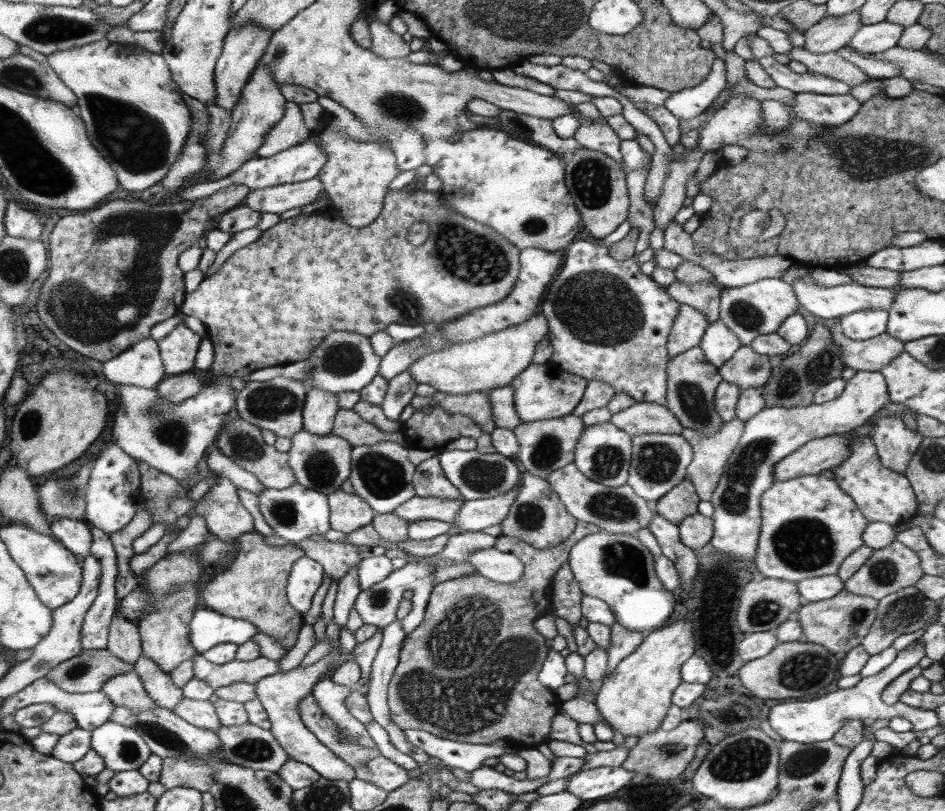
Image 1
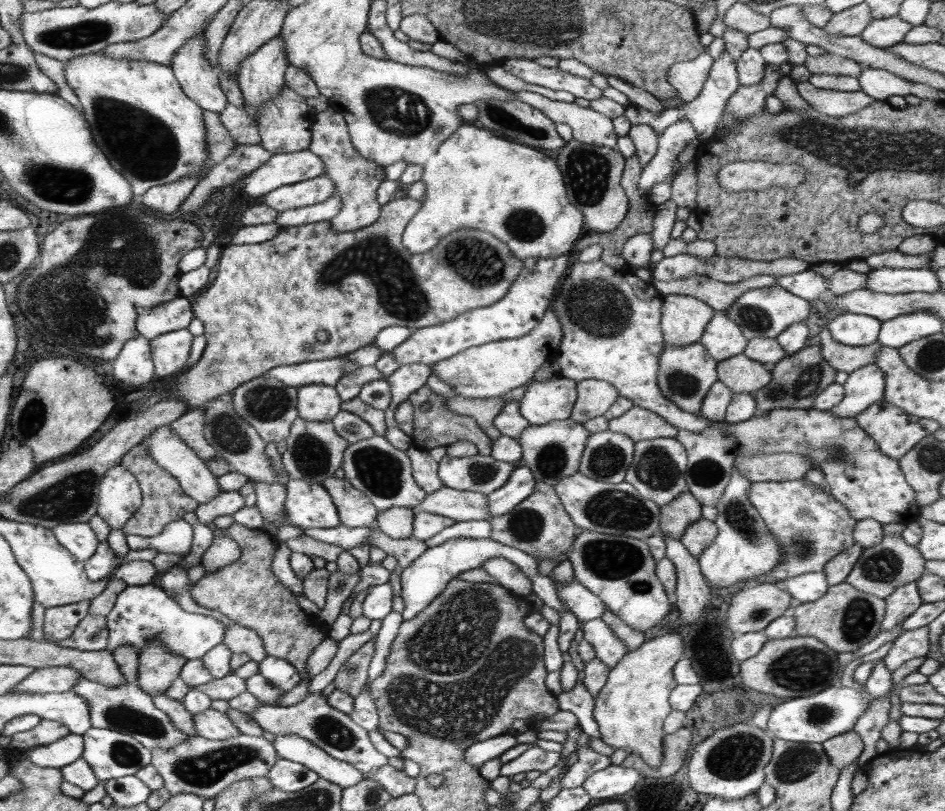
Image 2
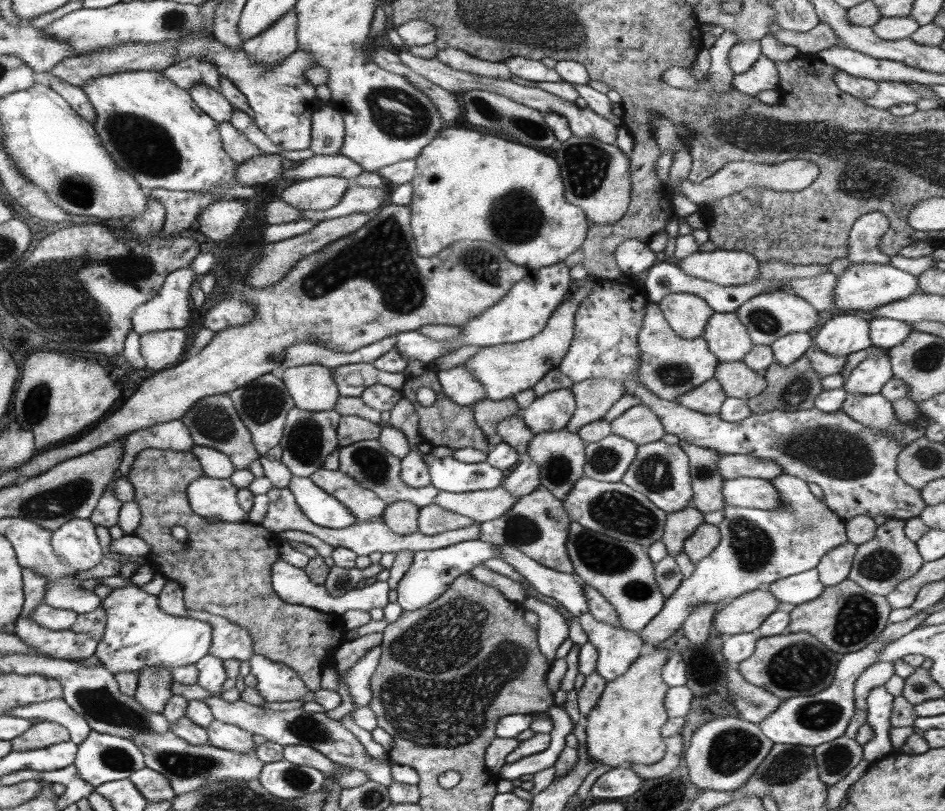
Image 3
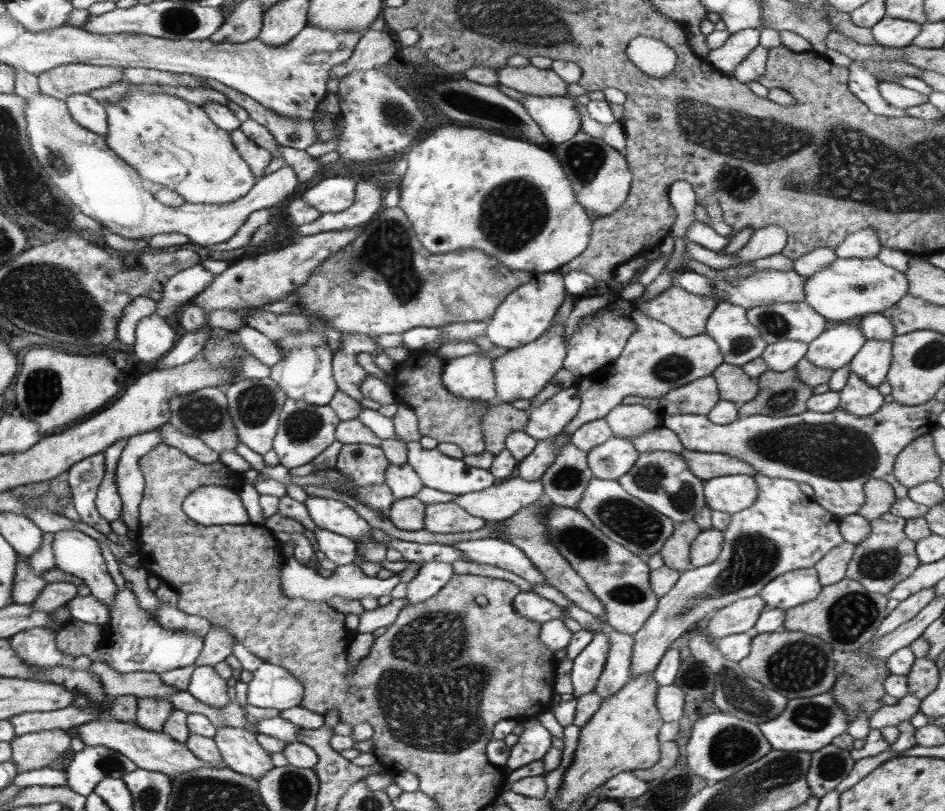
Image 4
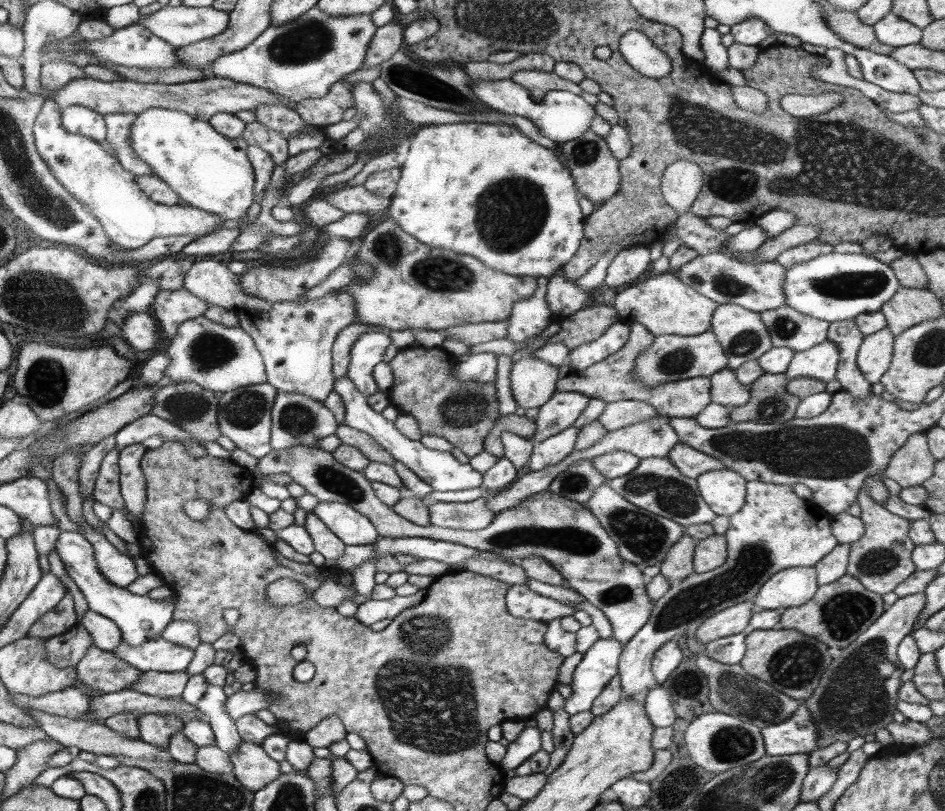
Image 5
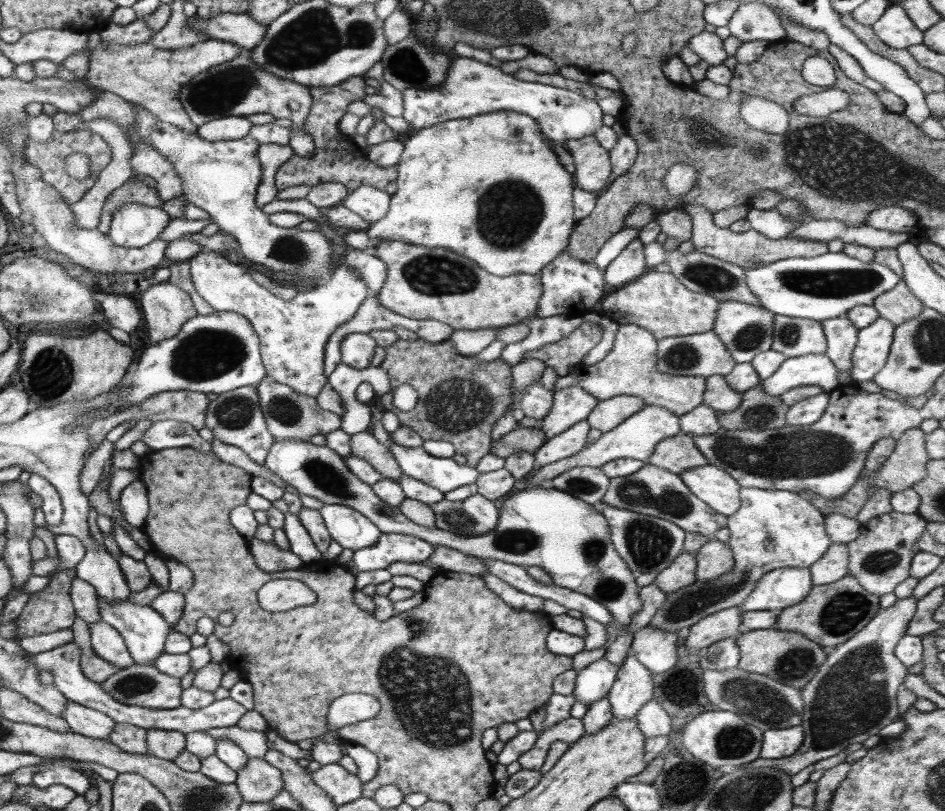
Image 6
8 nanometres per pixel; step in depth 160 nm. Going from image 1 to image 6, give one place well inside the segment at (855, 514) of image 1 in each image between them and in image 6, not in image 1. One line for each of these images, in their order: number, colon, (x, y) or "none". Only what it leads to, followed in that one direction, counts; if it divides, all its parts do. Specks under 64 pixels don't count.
2: (812, 526)
3: (753, 493)
4: (729, 494)
5: (724, 490)
6: (714, 486)

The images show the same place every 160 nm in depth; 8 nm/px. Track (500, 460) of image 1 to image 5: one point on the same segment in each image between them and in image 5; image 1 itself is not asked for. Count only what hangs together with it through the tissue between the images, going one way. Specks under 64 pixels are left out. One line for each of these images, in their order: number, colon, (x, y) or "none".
2: (478, 473)
3: (447, 474)
4: (436, 470)
5: (441, 470)

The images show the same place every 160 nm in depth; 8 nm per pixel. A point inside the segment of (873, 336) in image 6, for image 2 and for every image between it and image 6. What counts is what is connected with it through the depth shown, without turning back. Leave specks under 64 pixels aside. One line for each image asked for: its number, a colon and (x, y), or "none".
2: (866, 385)
3: (871, 374)
4: (872, 363)
5: (874, 356)

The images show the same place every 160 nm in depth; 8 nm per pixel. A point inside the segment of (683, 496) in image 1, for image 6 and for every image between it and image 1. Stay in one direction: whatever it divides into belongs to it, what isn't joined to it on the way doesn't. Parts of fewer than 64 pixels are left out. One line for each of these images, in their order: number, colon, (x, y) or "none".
2: (675, 517)
3: (679, 525)
4: (675, 553)
5: (678, 564)
6: (681, 573)

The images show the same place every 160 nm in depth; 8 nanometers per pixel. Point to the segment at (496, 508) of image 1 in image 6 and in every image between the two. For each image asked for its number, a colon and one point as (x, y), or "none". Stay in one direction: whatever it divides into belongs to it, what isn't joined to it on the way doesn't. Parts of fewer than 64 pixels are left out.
2: (521, 482)
3: (524, 479)
4: (531, 467)
5: (545, 453)
6: (574, 439)

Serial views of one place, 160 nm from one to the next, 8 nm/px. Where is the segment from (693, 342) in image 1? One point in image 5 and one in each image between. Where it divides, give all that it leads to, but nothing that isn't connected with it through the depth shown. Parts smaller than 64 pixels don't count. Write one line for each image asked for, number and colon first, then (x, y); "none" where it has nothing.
2: (684, 318)
3: (687, 314)
4: (687, 314)
5: (663, 304)

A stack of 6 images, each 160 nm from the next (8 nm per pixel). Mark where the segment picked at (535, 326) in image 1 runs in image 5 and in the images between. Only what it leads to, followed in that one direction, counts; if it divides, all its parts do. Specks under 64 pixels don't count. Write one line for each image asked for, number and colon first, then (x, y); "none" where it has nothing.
2: (490, 370)
3: (504, 370)
4: (520, 374)
5: (533, 382)

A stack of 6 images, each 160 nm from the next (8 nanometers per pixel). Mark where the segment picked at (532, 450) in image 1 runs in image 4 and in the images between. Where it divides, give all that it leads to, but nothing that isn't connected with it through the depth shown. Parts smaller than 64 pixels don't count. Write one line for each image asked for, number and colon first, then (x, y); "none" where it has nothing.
2: (552, 451)
3: (560, 454)
4: (564, 481)

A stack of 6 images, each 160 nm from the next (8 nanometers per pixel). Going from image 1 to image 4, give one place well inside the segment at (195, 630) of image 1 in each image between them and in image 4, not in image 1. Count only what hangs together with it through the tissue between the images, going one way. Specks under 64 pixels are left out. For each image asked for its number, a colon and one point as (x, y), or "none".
2: (140, 613)
3: (137, 634)
4: (134, 641)

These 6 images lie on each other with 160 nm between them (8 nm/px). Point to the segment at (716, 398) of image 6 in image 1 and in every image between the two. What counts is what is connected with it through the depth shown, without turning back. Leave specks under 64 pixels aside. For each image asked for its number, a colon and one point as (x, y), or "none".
1: (746, 368)
2: (741, 374)
3: (738, 381)
4: (734, 385)
5: (725, 390)

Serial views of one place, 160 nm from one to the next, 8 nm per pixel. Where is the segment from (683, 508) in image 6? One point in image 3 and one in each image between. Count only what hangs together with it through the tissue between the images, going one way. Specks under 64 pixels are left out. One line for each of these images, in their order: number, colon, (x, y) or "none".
3: (660, 471)
4: (662, 480)
5: (656, 485)

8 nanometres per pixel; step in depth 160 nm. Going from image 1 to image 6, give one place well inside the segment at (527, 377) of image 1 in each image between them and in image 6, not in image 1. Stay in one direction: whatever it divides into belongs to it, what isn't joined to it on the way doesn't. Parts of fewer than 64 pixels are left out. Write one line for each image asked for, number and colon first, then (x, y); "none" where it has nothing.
2: (552, 400)
3: (551, 411)
4: (547, 420)
5: (564, 408)
6: (570, 405)

